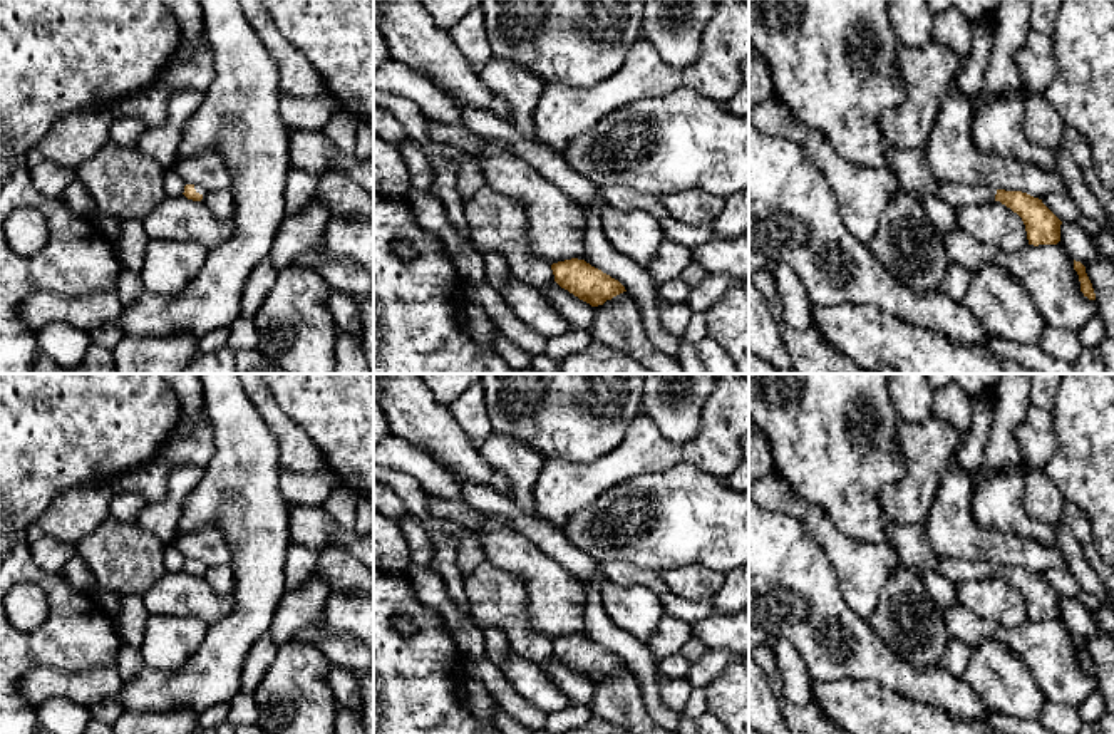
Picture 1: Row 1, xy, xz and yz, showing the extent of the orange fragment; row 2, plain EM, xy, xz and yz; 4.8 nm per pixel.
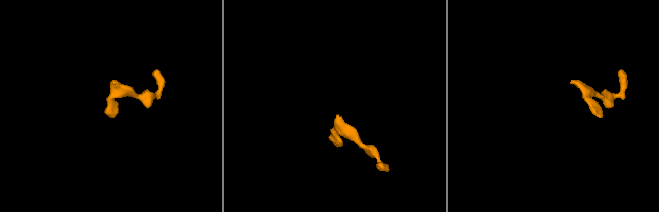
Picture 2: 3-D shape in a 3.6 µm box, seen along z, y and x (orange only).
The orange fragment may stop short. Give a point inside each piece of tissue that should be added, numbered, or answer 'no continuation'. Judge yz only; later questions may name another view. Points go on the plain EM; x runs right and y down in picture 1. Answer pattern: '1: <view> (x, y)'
1: yz (955, 570)

